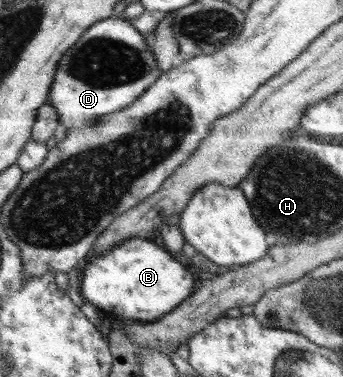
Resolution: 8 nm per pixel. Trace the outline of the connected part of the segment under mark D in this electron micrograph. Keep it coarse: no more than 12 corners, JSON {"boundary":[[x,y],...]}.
{"boundary":[[112,16],[64,52],[47,102],[68,129],[126,108],[162,73]]}

